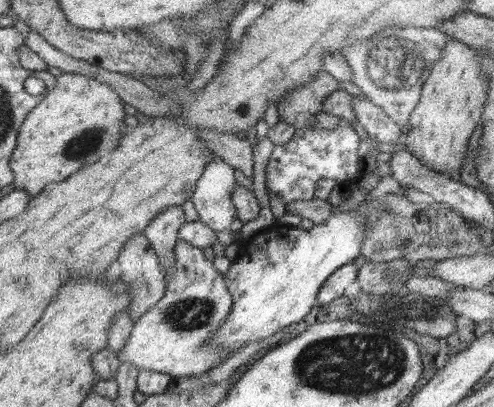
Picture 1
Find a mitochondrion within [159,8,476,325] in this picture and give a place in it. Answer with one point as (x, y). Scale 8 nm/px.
(396, 61)

